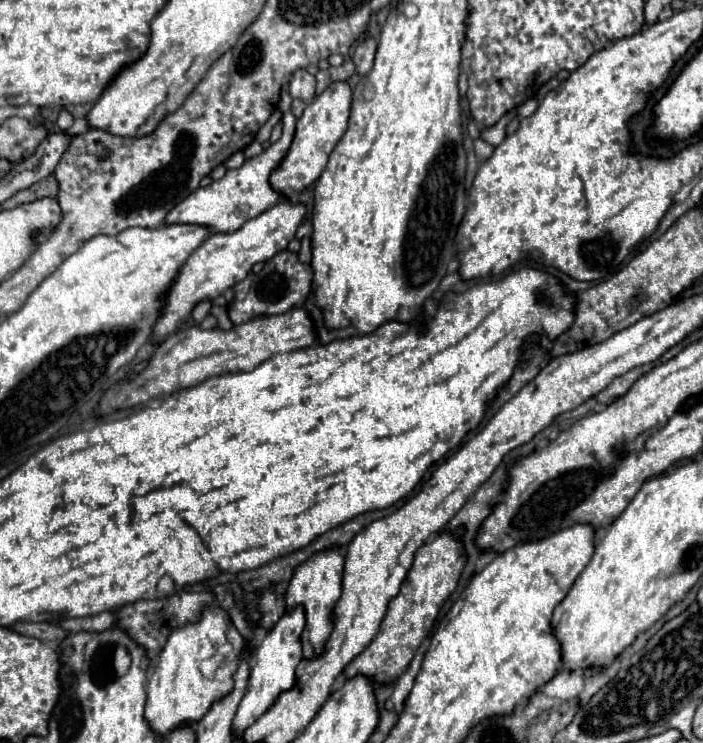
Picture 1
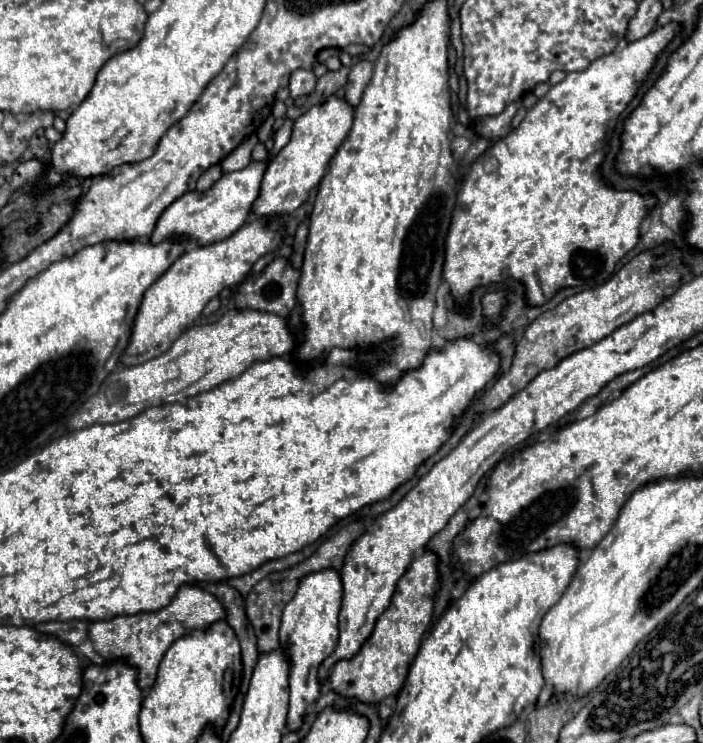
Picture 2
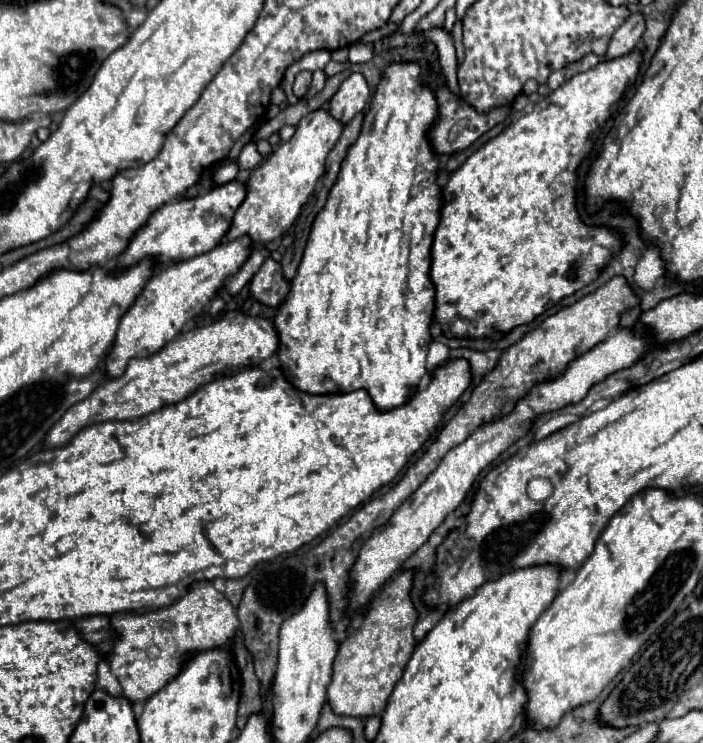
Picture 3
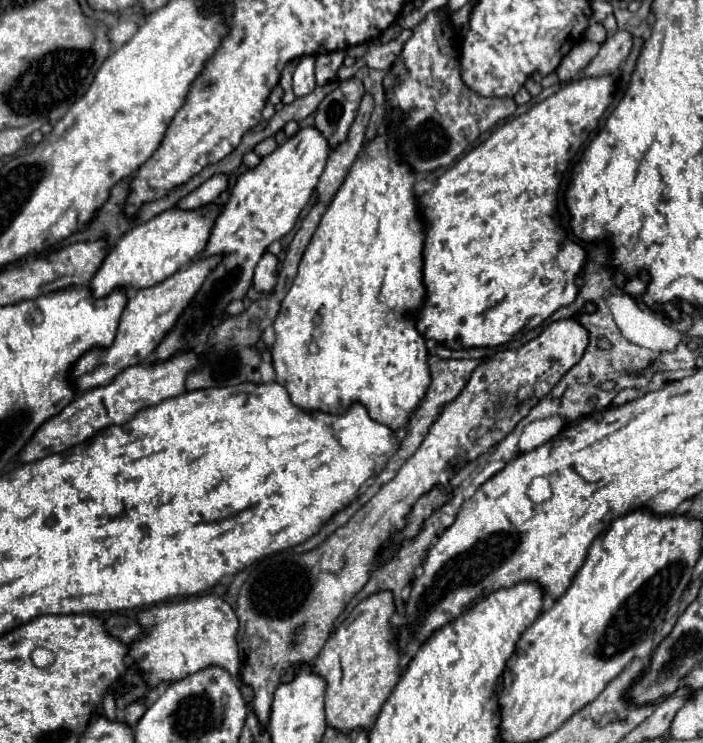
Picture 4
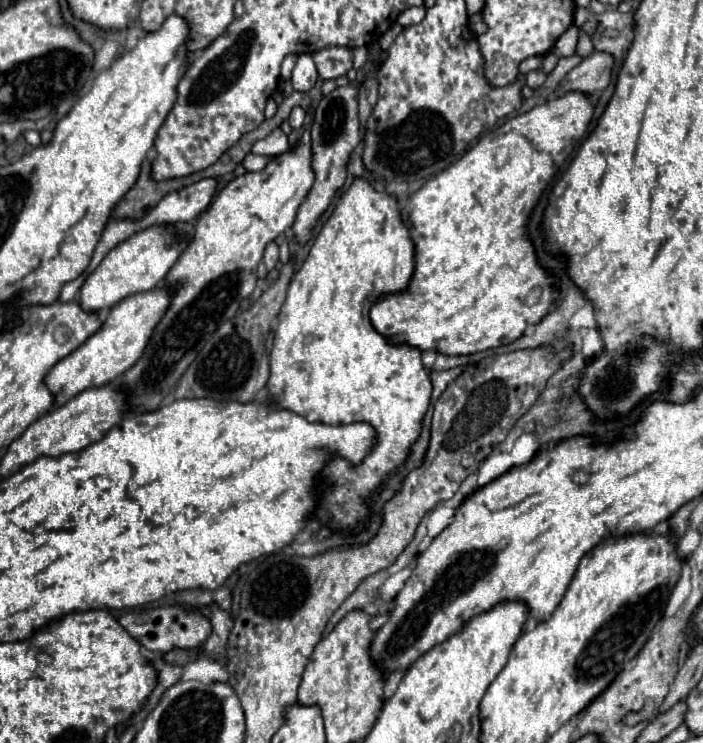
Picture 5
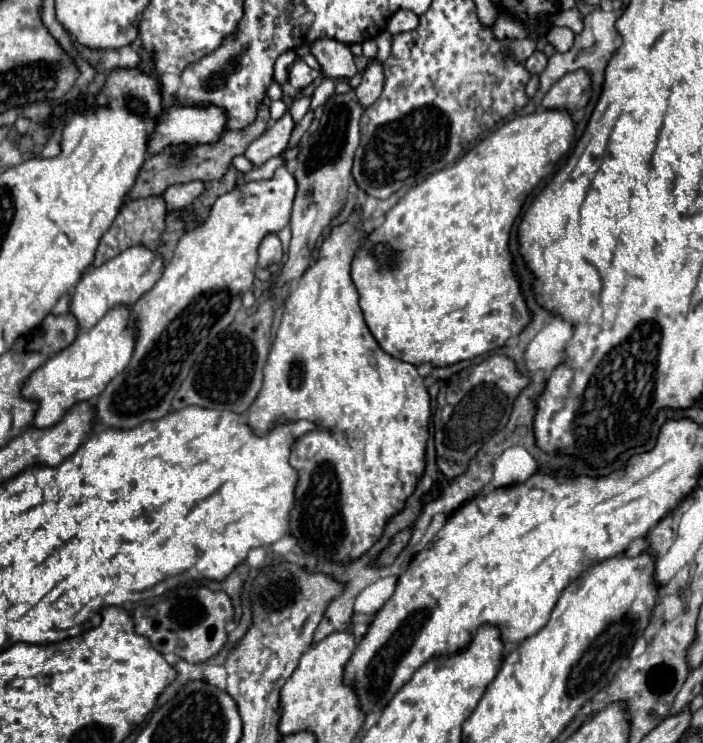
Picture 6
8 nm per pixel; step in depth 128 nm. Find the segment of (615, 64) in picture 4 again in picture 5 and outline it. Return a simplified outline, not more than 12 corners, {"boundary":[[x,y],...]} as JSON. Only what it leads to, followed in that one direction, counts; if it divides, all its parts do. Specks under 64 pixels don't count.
{"boundary":[[592,52],[558,90],[600,94],[610,84],[614,56]]}

